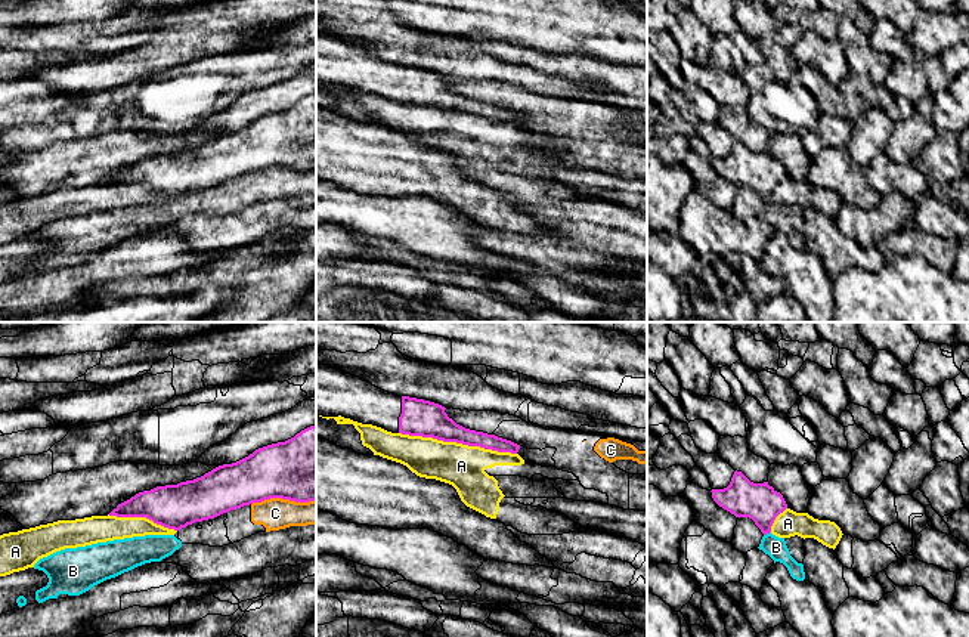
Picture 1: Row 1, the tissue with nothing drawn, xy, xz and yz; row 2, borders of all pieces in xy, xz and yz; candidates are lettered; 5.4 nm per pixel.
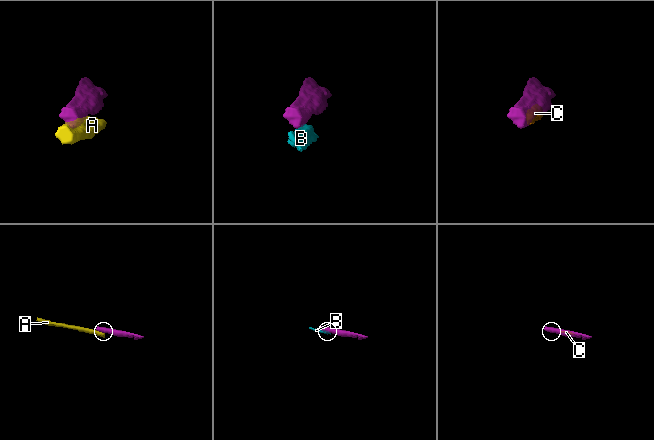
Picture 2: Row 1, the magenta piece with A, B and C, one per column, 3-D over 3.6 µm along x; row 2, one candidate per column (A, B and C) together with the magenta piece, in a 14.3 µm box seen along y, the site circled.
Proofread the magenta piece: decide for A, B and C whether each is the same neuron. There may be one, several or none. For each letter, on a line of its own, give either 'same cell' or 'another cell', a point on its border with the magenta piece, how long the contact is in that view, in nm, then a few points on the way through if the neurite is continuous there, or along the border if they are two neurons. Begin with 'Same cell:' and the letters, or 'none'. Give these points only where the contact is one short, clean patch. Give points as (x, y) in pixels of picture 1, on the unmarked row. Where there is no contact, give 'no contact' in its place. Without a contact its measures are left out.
Same cell: none
A: another cell; meets magenta in xz at (458, 111); contact 650 nm long
B: another cell; meets magenta in yz at (767, 201); contact 50 nm long; border along yz (770, 200), (764, 204)
C: another cell; meets magenta in xy at (282, 167); contact 360 nm long

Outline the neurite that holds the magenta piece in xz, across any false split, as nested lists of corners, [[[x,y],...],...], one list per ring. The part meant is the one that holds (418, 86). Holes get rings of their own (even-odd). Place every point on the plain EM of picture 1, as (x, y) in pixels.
[[[316,33],[316,84],[344,86],[391,102],[517,123],[520,114],[456,93],[445,75],[384,61],[338,37]]]

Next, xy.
[[[316,93],[285,111],[258,117],[248,126],[219,134],[194,149],[139,161],[118,173],[109,185],[146,186],[164,197],[180,200],[195,191],[214,188],[230,179],[270,167],[295,171],[316,170]]]

